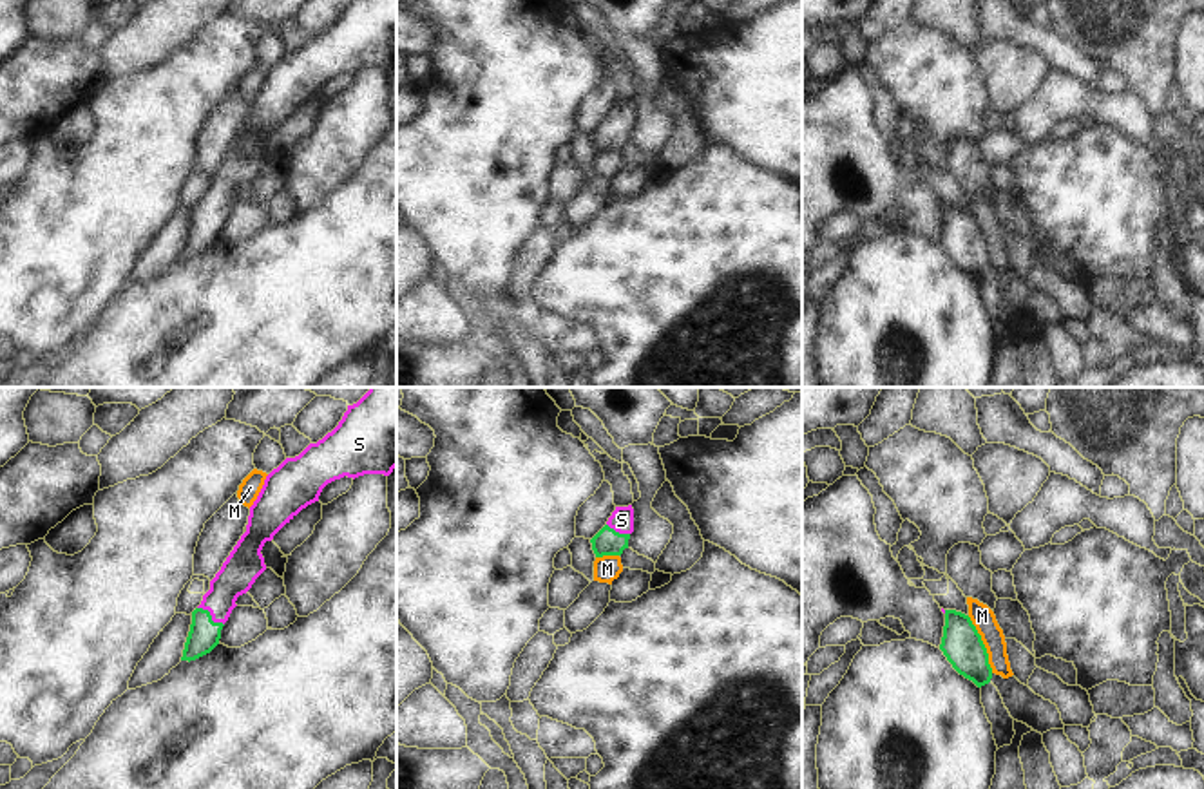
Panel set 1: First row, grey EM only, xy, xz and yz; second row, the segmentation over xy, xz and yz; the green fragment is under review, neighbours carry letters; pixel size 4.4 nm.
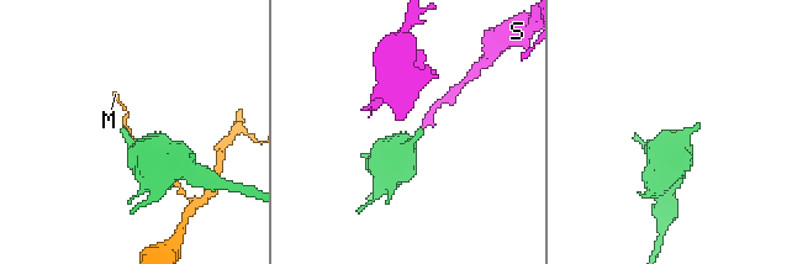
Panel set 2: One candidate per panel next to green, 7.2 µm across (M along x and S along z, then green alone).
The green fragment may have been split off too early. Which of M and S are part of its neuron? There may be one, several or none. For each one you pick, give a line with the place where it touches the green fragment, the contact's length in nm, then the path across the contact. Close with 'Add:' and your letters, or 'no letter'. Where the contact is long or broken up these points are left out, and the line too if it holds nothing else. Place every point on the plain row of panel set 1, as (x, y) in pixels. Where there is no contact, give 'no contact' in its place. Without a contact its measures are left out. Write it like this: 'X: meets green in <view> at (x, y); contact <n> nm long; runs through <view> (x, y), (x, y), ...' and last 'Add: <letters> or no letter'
S: meets green in xy at (210, 210); contact 150 nm long; runs through xy (205, 228), (210, 210), (225, 181), (241, 163)
Add: S

